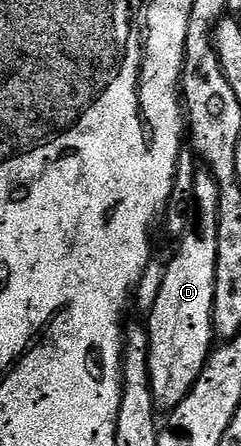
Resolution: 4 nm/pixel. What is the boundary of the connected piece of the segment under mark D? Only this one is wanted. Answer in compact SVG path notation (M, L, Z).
M205 168L199 169L194 178L190 223L184 236L177 239L176 246L178 251L171 256L158 286L158 295L150 306L150 319L144 322L150 337L148 372L152 380L152 396L162 412L175 410L184 396L188 396L216 342L214 297L220 252L220 188Z

